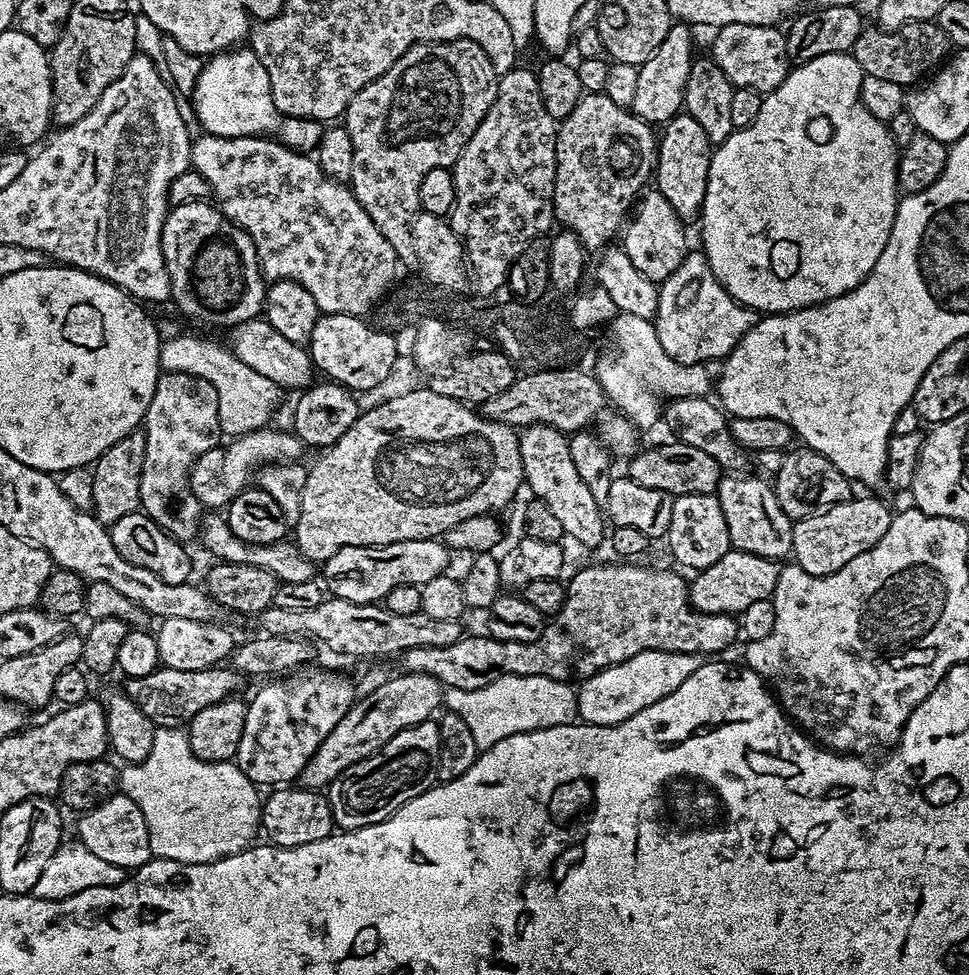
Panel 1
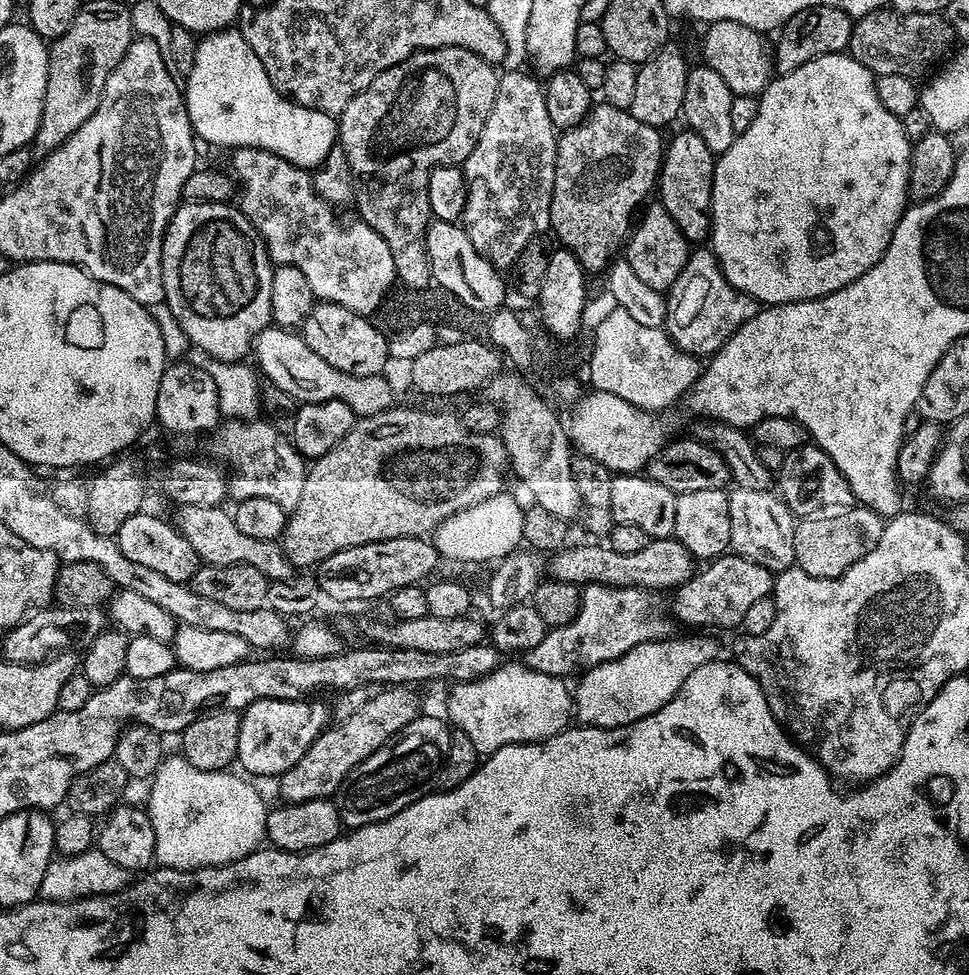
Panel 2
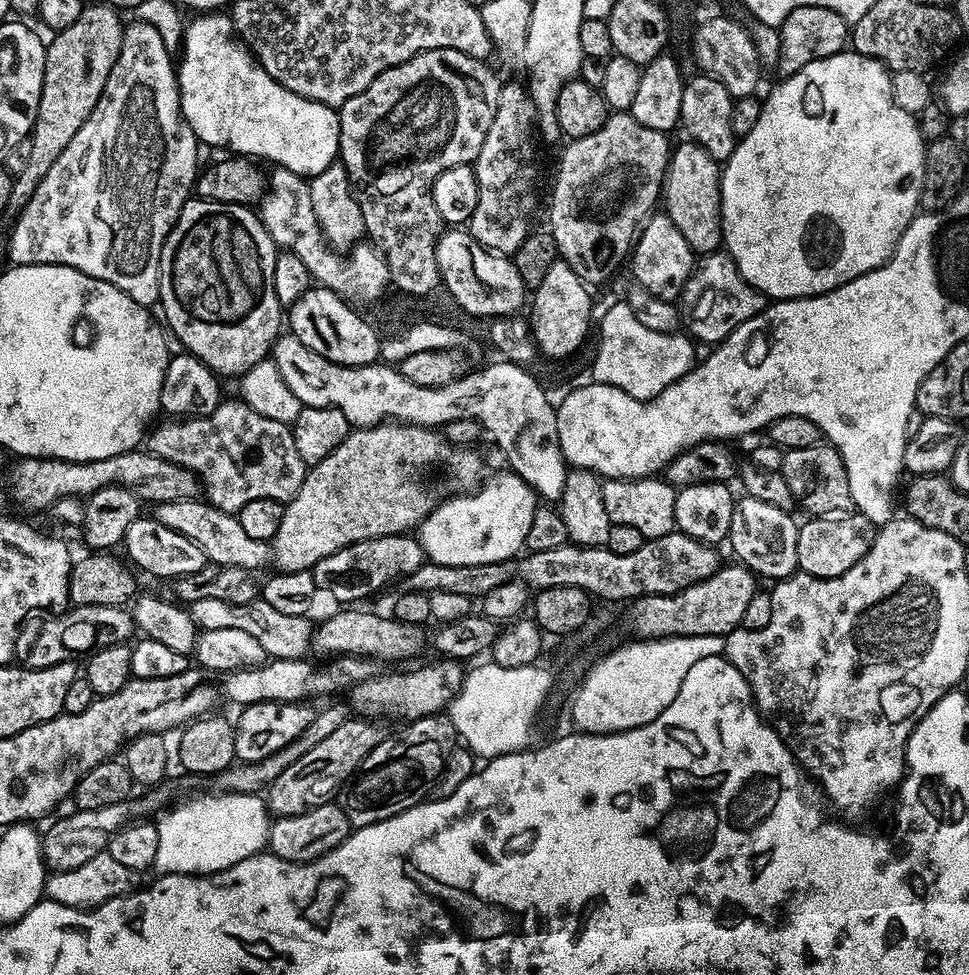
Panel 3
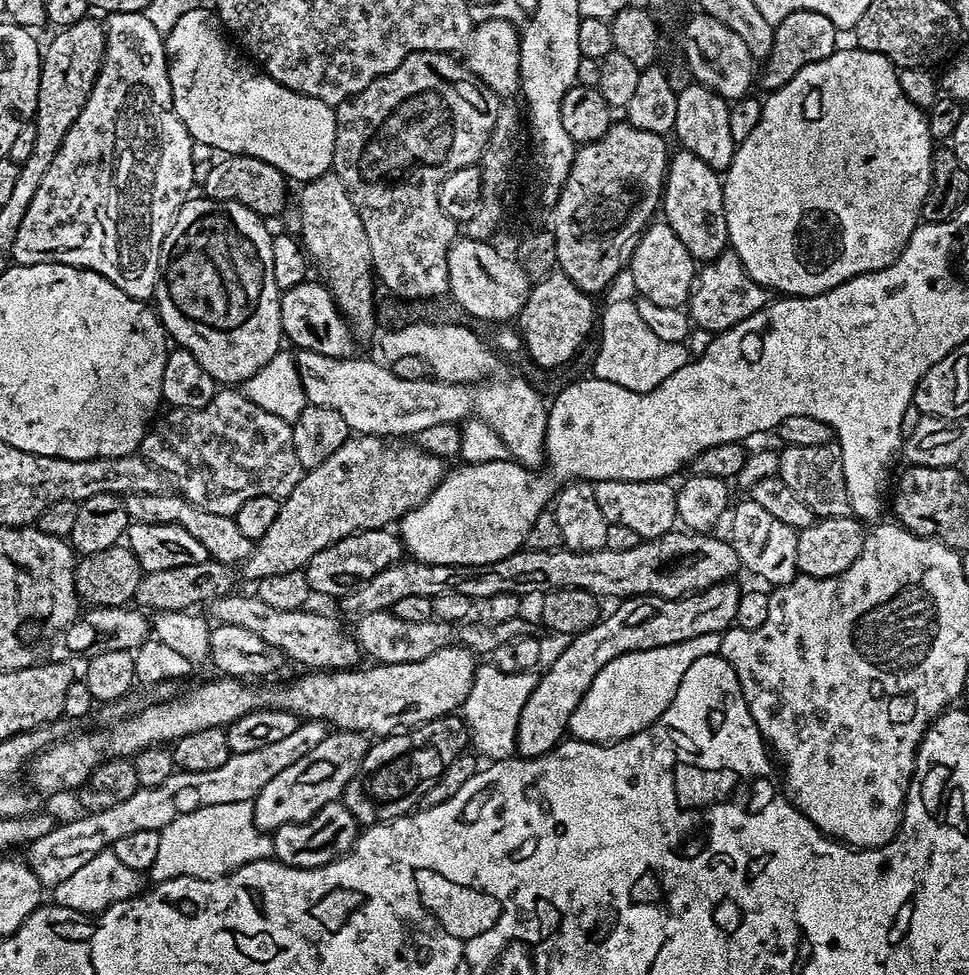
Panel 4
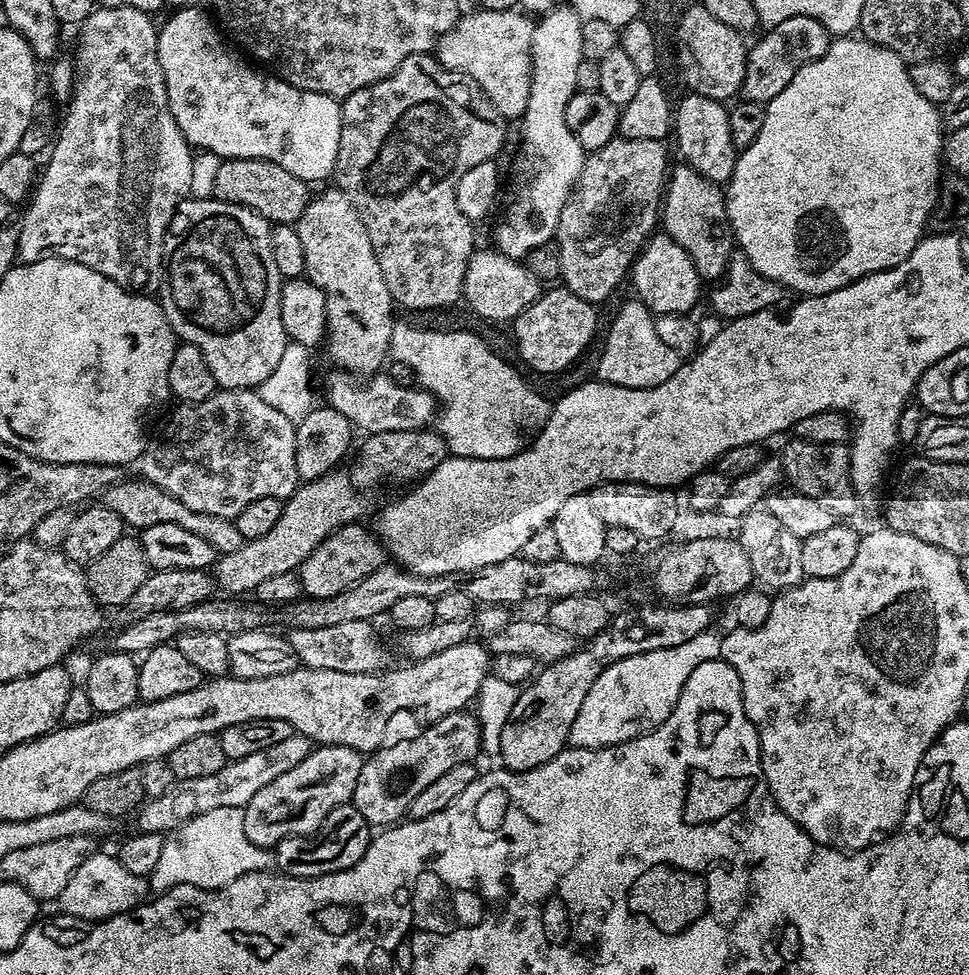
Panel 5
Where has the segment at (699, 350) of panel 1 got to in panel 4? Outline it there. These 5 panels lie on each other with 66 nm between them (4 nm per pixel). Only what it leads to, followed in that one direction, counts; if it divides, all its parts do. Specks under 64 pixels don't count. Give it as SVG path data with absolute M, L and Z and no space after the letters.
M729 246L722 254L718 254L718 258L707 261L697 271L686 311L697 329L705 328L708 334L719 334L738 326L738 322L750 318L769 303L769 289L750 278L746 266L742 266L742 258L738 258L738 254Z

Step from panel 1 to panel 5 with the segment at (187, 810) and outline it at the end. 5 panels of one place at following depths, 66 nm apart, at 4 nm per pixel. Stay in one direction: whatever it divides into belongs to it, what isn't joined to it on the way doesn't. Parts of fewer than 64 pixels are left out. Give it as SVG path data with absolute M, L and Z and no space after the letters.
M223 808L198 814L165 839L158 866L148 875L147 882L153 893L169 892L175 884L189 884L199 888L225 888L242 874L267 872L273 867L274 856L269 849L254 846L246 838L243 808Z

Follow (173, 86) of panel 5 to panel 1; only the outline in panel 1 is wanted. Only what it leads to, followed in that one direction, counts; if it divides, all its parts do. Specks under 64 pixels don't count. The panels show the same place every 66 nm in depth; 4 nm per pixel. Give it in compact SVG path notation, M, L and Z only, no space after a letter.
M237 46L227 52L218 52L215 56L207 57L203 61L203 68L190 95L190 101L200 119L201 129L210 135L226 138L271 137L286 147L305 154L311 153L320 142L321 121L284 116L278 106L274 106L270 74L266 74L266 66L258 62L248 46Z

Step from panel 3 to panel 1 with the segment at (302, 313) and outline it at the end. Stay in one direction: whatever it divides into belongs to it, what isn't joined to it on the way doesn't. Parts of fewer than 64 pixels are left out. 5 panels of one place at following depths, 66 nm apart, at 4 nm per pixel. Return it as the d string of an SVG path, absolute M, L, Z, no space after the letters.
M321 314L306 348L317 373L325 372L329 381L343 384L356 394L378 387L398 362L395 335L373 326L367 319L350 314Z

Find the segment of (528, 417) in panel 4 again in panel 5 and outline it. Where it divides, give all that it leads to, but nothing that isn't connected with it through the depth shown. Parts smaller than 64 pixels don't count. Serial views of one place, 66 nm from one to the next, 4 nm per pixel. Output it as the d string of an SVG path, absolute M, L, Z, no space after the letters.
M332 370L328 376L327 403L338 410L338 414L346 414L352 425L359 431L361 428L361 433L364 434L427 428L433 423L434 413L438 408L437 398L419 386L398 386L398 382L394 382L386 374L377 374L363 382L357 382L343 370Z

